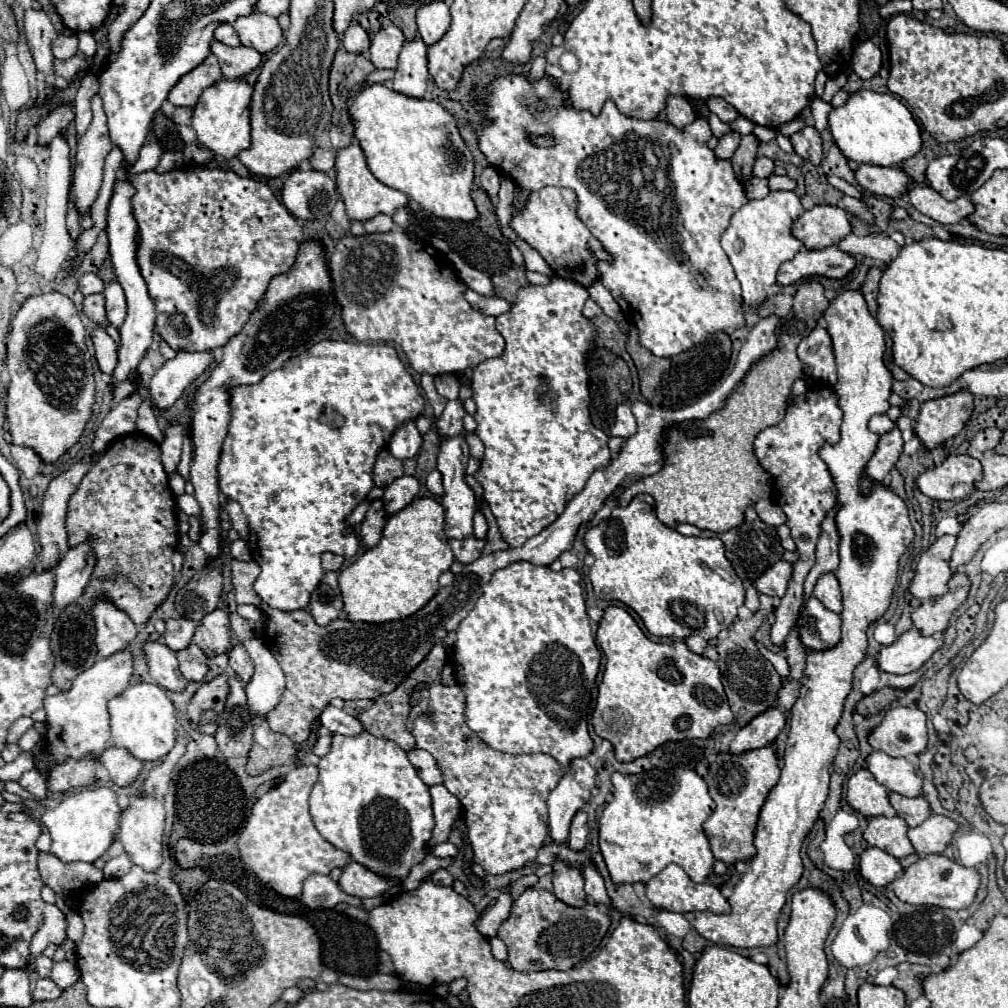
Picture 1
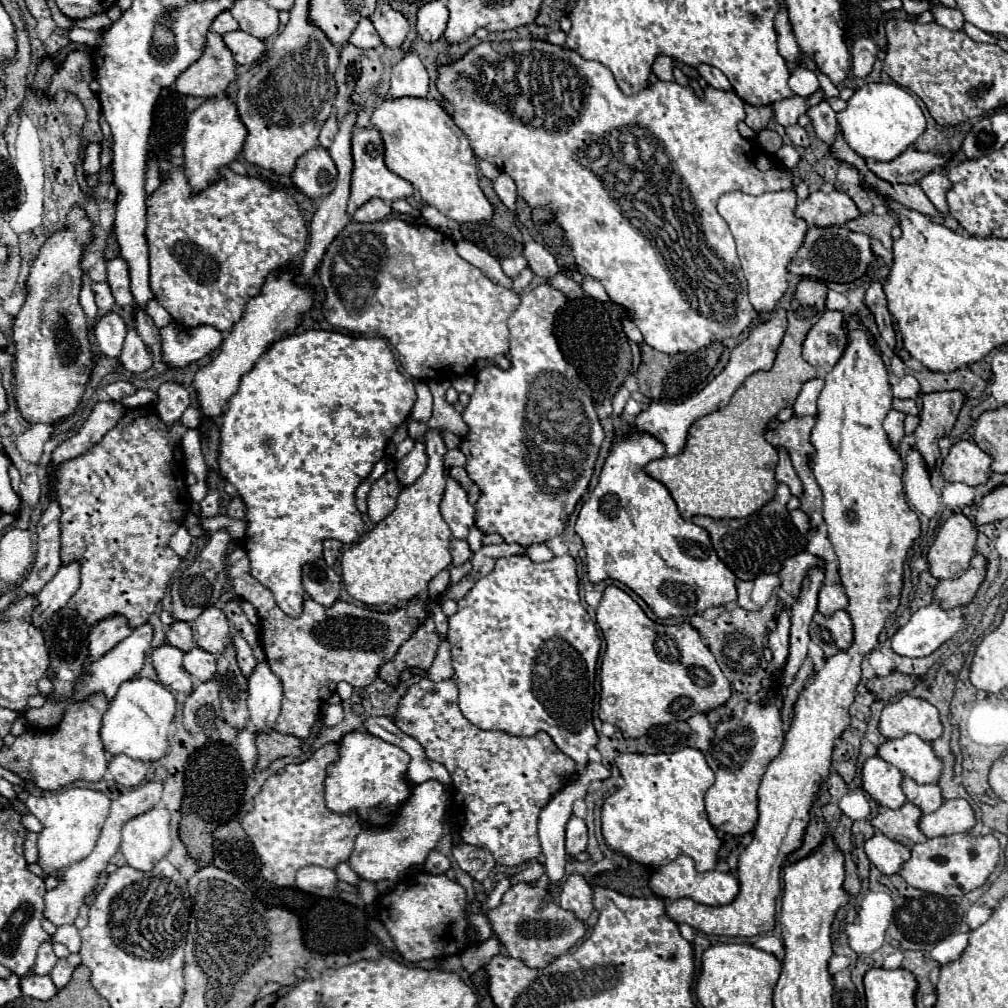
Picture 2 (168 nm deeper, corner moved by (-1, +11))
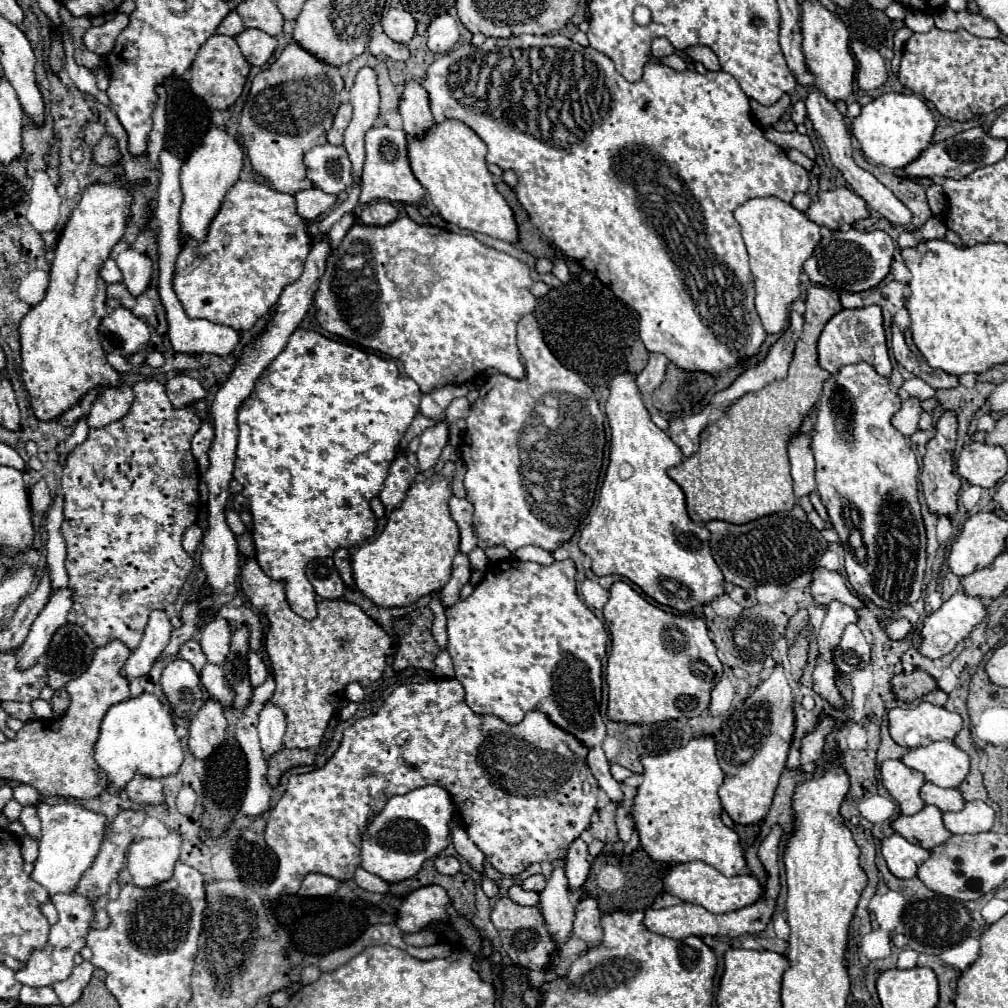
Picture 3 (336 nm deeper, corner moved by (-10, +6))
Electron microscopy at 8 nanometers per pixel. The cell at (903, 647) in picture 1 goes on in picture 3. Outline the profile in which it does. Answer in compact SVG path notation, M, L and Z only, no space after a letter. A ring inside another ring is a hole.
M964 591L954 593L948 601L942 603L942 607L934 613L930 613L924 619L924 625L920 629L920 655L928 657L928 659L940 659L944 655L948 655L962 639L966 639L970 635L970 631L986 617L986 609L982 605L982 601L978 597L968 597Z

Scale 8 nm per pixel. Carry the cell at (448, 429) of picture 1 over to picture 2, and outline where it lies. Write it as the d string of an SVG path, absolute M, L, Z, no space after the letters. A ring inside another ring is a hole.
M429 430L425 434L429 466L423 476L401 490L397 498L397 508L381 520L359 544L353 544L341 556L343 584L355 600L367 606L379 604L399 604L409 602L419 594L427 592L429 580L451 564L449 542L451 530L439 512L439 504L445 490L445 444L441 430Z

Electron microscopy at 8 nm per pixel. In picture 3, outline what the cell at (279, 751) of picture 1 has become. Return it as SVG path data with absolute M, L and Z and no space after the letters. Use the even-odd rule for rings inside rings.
M282 747L278 753L274 753L268 759L268 783L276 787L286 769L298 767L298 765L312 765L312 763L314 763L314 751Z

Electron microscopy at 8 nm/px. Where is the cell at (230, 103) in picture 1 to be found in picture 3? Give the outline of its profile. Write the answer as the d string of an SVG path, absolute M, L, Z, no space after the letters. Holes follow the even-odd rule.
M210 129L202 141L202 145L188 157L184 163L180 185L184 193L184 205L180 211L180 231L182 235L190 235L198 241L204 241L206 229L220 209L220 203L226 191L240 179L240 171L244 165L244 149L234 135L226 129Z

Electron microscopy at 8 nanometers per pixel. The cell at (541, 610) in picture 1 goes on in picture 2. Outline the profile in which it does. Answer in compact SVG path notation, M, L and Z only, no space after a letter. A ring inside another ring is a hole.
M525 554L521 556L509 556L509 558L499 558L493 572L483 576L481 580L475 582L475 586L457 602L457 612L449 616L449 628L447 628L447 640L451 644L451 666L455 670L453 682L459 688L459 708L463 716L473 722L475 726L483 730L503 730L513 736L533 736L537 732L547 732L553 742L559 746L563 754L573 758L579 768L585 768L589 764L587 752L597 744L597 732L593 728L593 698L595 698L595 664L601 648L599 632L595 628L595 622L587 614L585 606L581 604L581 598L577 594L577 572L575 572L575 560L565 554L559 558L551 558L549 562L531 562Z

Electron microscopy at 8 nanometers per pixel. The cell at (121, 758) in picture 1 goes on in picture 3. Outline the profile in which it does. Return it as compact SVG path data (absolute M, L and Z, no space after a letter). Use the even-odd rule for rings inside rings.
M142 773L134 775L134 779L126 785L126 793L136 803L162 803L164 801L160 779L154 779Z

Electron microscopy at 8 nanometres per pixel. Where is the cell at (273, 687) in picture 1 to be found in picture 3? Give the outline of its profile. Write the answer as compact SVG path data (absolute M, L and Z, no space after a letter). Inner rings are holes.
M272 701L264 703L260 711L258 733L260 733L260 743L262 743L262 751L266 759L272 753L282 749L282 737L286 733L286 713L282 711L282 707L278 707Z

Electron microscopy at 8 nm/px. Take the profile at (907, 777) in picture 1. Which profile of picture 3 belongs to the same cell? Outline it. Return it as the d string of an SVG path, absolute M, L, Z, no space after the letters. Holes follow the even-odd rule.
M936 741L928 747L910 749L902 757L902 763L914 771L920 771L926 781L938 787L958 787L970 767L968 755L952 741Z

